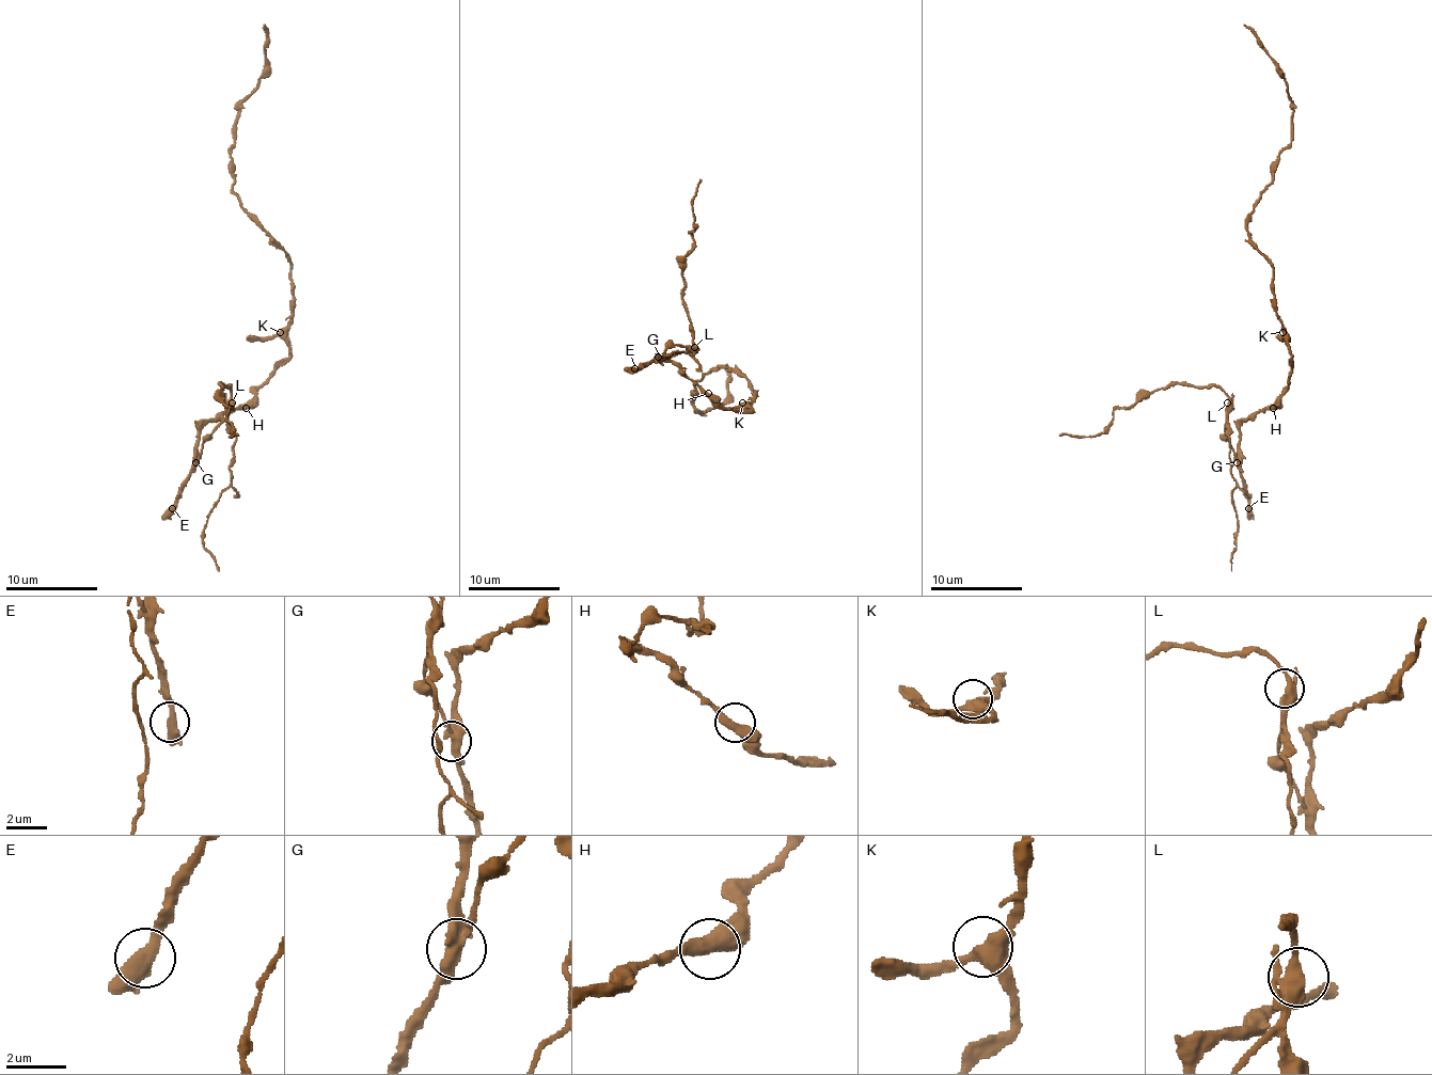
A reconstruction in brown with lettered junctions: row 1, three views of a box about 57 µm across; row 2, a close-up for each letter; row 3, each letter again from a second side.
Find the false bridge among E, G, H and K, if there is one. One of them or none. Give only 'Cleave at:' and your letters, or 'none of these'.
Cleave at: G

